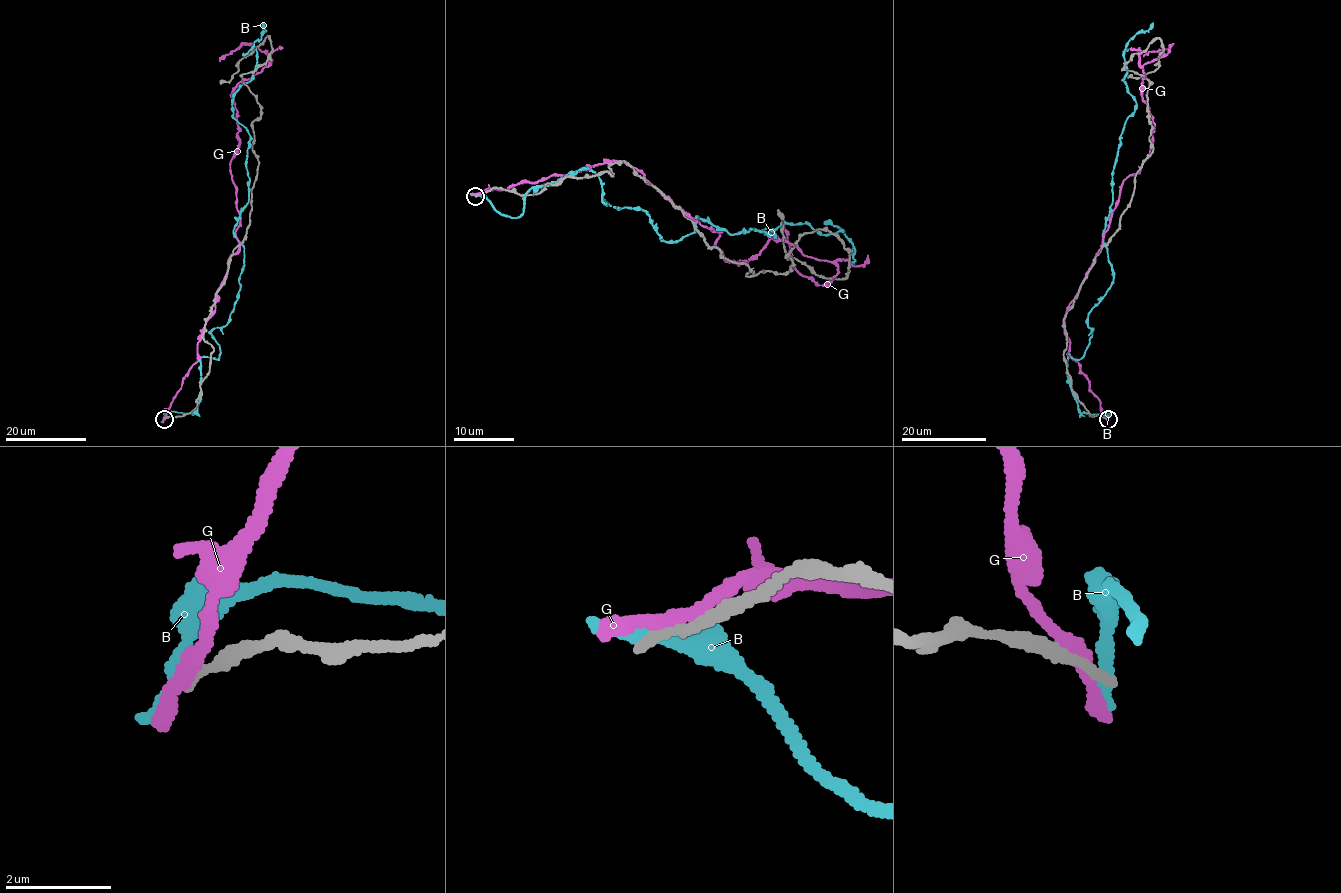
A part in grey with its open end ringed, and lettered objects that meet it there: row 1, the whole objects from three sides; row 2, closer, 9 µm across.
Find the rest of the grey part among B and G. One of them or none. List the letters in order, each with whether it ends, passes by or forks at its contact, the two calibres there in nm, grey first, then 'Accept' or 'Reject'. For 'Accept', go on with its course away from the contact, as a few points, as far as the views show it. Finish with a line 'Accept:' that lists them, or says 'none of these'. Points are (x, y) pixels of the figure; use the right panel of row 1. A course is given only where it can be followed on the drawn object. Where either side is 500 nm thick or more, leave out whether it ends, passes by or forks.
B: It ends there. Thickness 160 nm (grey) against 320 nm. Reject
G: It passes by. Thickness 240 nm (grey) against 260 nm. Reject
Accept: none of these

